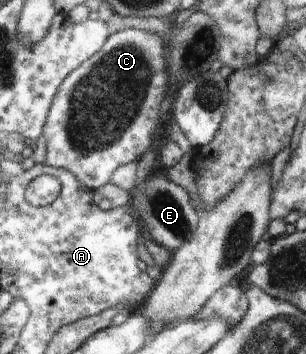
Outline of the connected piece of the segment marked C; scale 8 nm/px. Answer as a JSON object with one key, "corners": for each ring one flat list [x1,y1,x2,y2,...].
{"corners":[[138,29,111,32,104,46,70,72,57,89,51,103,43,135,46,139,44,164,72,172,72,175,88,190,94,190,110,182,110,177,120,165,136,162,151,148,153,137,160,124,161,105,168,88,166,74,166,48,164,38]]}

